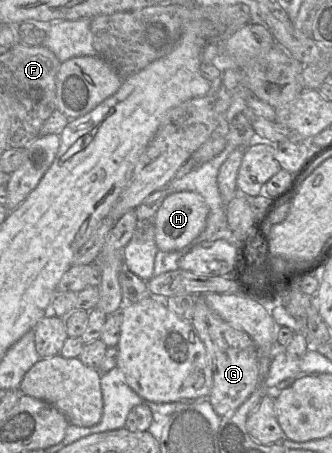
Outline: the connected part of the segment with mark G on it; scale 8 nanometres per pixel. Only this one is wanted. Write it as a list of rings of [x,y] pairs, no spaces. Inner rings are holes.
[[[194,295],[191,324],[204,344],[212,370],[208,401],[220,416],[231,415],[257,389],[258,349],[249,335],[233,328],[208,308],[203,295]]]

